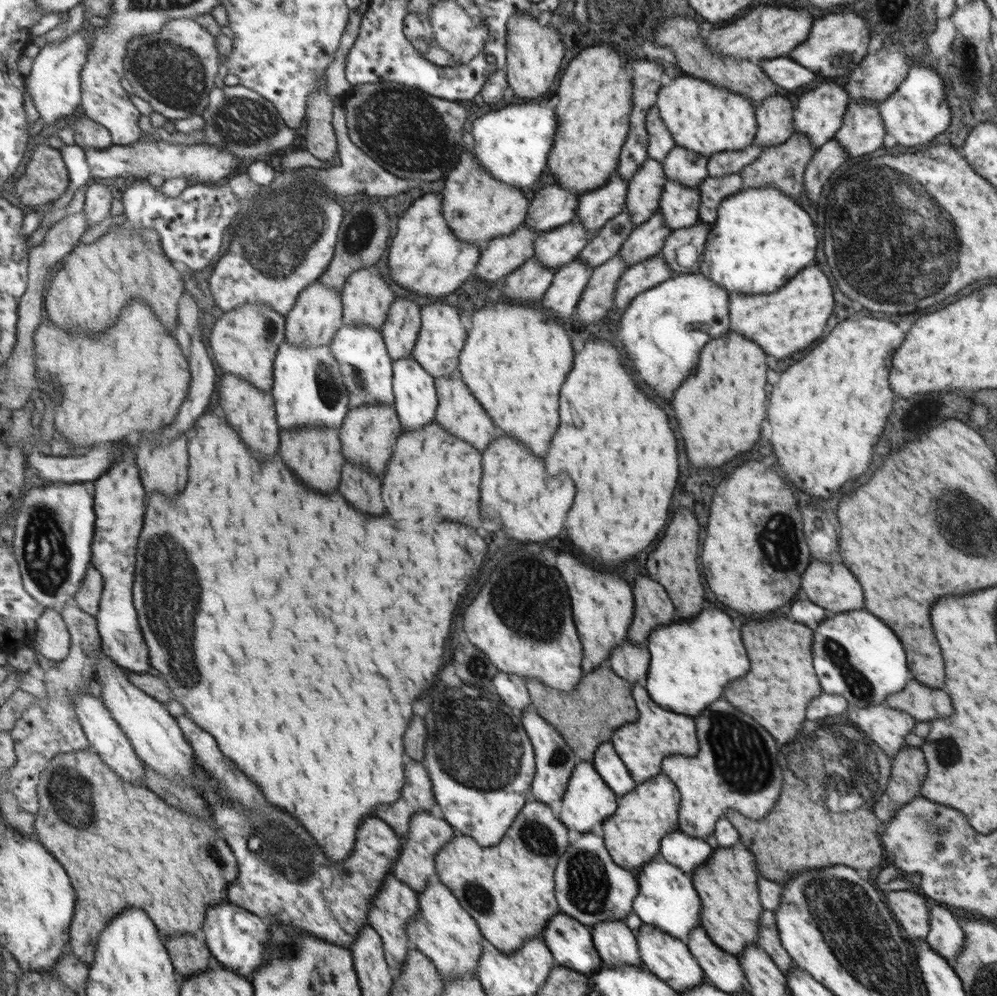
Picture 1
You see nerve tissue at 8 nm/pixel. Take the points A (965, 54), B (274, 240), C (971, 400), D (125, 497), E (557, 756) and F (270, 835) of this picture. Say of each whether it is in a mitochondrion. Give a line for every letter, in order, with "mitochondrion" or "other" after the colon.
A: mitochondrion
B: mitochondrion
C: other
D: other
E: mitochondrion
F: mitochondrion

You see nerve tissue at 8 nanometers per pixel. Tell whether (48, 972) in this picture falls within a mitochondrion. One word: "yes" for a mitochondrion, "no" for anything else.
no

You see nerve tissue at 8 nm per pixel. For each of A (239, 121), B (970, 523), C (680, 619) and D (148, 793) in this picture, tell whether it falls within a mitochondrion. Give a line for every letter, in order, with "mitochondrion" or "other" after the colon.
A: mitochondrion
B: mitochondrion
C: other
D: other

